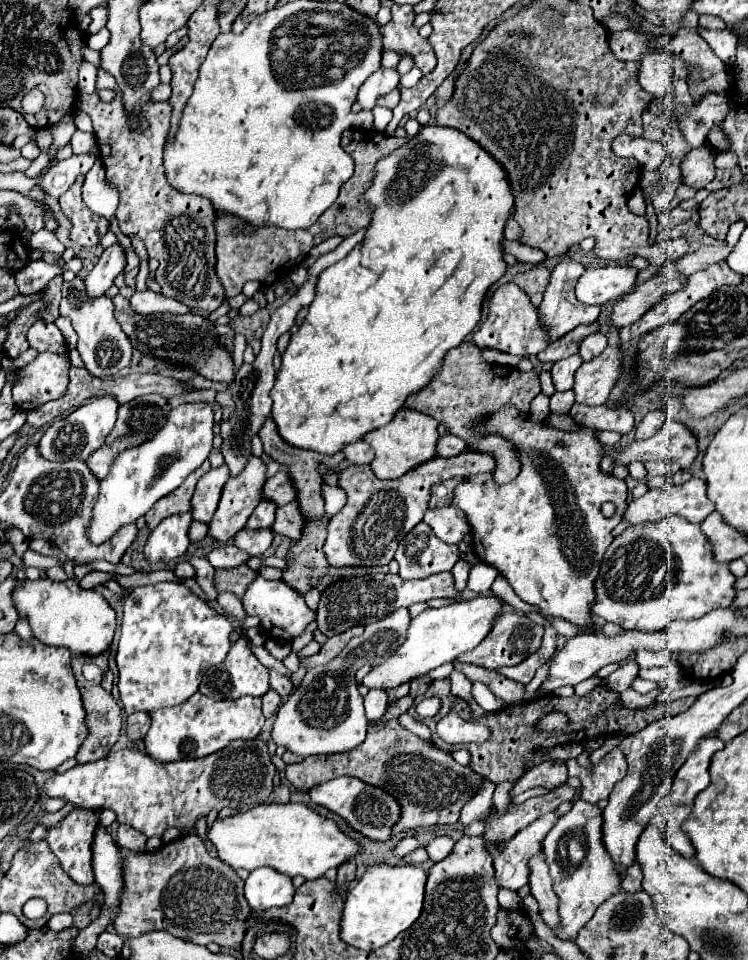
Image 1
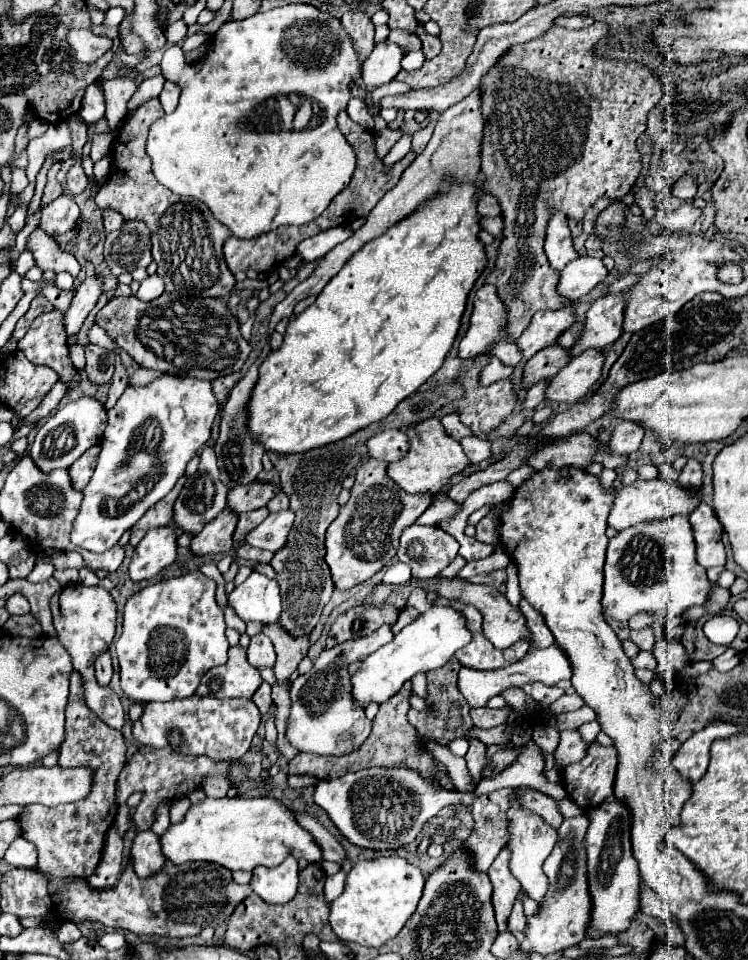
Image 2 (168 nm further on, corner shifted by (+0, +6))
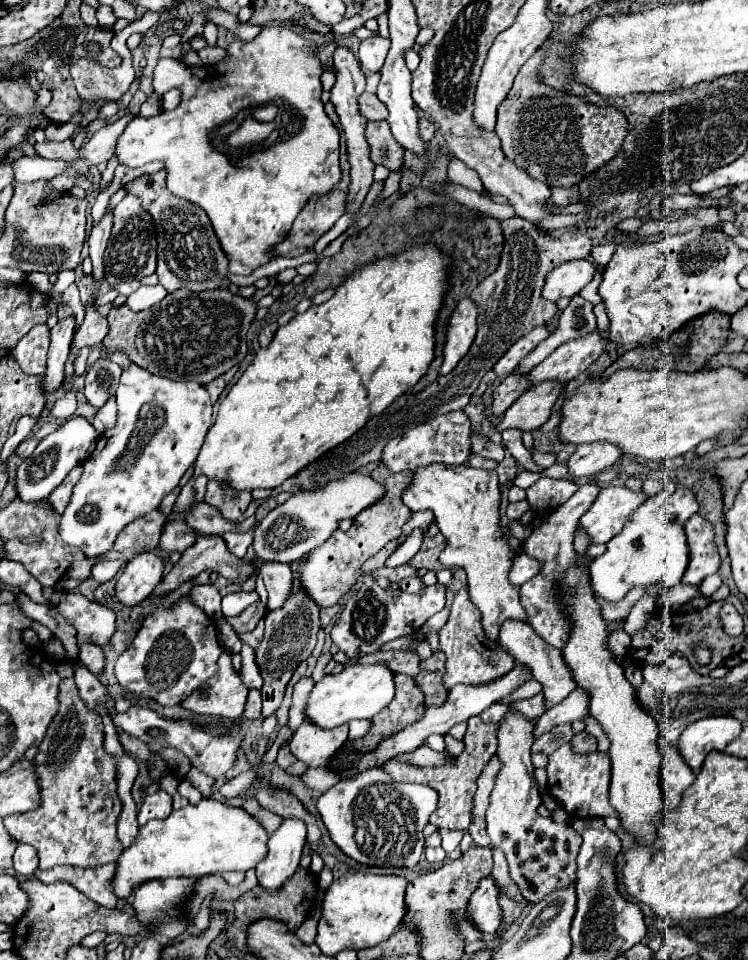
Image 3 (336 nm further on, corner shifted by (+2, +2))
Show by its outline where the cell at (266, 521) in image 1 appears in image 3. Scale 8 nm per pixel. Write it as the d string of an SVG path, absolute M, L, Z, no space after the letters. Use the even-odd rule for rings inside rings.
M254 528L248 530L248 532L228 532L228 534L224 534L222 538L224 538L224 542L226 542L228 552L242 560L242 558L246 556L248 546L252 544L252 534L254 534Z

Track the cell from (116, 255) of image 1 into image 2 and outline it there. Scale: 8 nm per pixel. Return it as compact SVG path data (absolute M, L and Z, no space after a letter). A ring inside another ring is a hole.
M94 274L92 278L86 278L72 300L70 310L64 314L64 326L66 326L66 334L76 334L80 332L86 316L90 314L90 310L96 306L100 294L102 294L102 282L104 278L100 274Z

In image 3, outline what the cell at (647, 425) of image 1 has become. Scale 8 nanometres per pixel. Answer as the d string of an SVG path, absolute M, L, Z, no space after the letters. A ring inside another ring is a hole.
M594 442L594 444L582 444L576 448L576 452L568 460L568 478L584 478L584 476L594 476L602 472L604 468L616 464L622 460L624 454L606 442Z

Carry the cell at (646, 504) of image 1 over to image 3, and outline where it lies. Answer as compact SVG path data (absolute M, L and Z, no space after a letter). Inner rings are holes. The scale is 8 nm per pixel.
M626 486L602 488L596 502L580 516L580 528L592 544L606 544L624 528L632 510L646 498L644 492L630 492Z

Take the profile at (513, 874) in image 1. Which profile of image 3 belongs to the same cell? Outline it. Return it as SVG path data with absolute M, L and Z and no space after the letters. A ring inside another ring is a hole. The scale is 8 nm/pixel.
M490 876L480 880L476 892L470 898L466 918L482 934L490 934L490 936L496 934L500 926L500 906L498 906L498 888Z

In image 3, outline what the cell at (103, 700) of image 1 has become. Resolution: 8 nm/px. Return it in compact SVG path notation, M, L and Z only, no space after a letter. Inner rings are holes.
M64 678L60 682L58 702L60 708L56 712L56 718L52 718L52 724L48 726L46 736L38 746L38 754L34 756L34 772L40 782L42 806L38 806L32 812L6 816L4 826L16 842L30 844L38 850L42 870L60 864L92 868L92 866L116 862L124 850L124 846L120 846L120 840L116 838L116 820L122 810L122 802L116 794L116 758L104 752L104 744L102 744L104 738L102 718L96 716L94 710L88 710L84 706L84 700L78 696L74 678Z

